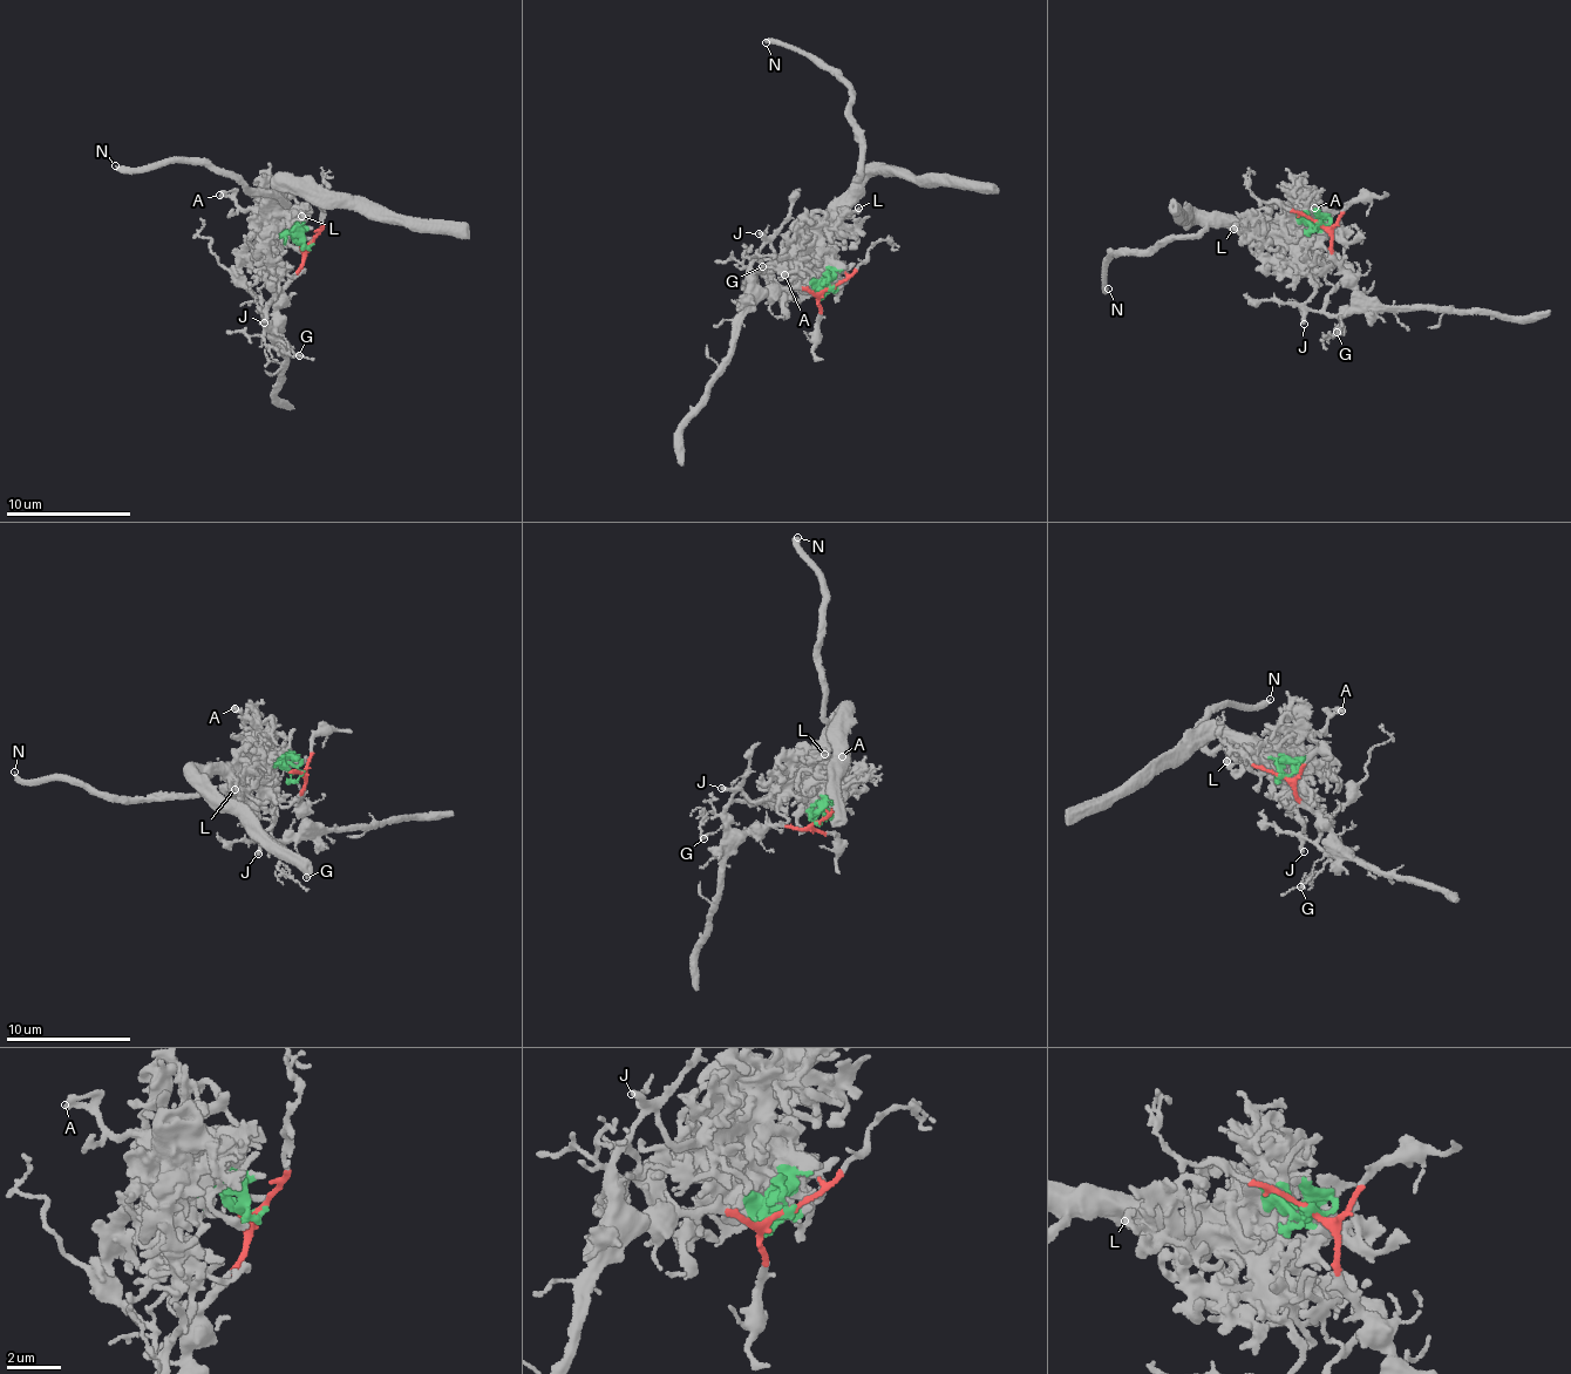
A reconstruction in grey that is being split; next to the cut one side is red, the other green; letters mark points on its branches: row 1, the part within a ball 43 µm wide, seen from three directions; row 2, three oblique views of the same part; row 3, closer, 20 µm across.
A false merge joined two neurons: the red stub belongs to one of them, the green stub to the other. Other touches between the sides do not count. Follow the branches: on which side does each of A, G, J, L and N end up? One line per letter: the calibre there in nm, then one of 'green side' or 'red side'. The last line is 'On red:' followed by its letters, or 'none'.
A: 240 nm | green side
G: 90 nm | red side
J: 240 nm | green side
L: 240 nm | green side
N: 280 nm | green side
On red: G

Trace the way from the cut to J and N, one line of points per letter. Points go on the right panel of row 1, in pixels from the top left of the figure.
J: (1319, 225), (1323, 225), (1317, 228), (1305, 270), (1313, 288), (1303, 307), (1304, 322)
N: (1319, 225), (1312, 228), (1300, 220), (1222, 220), (1194, 236), (1114, 253), (1107, 265), (1107, 287)

